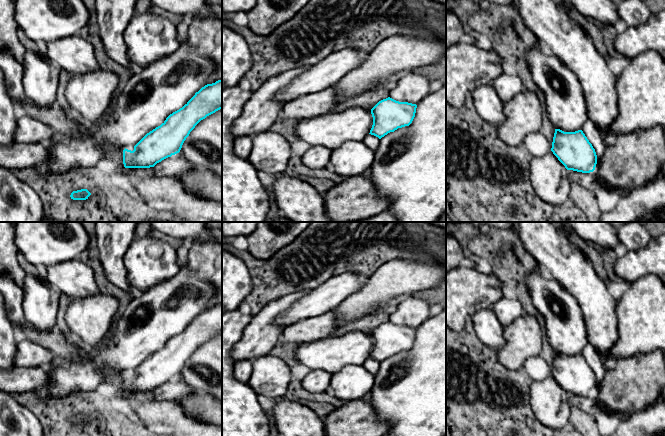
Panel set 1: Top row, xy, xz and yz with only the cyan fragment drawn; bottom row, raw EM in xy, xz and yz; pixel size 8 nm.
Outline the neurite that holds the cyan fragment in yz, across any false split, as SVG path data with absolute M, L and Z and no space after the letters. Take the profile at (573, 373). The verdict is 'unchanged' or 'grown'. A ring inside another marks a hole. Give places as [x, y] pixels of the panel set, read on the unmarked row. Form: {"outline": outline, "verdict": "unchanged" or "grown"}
{"outline": "M543 270L530 273L527 285L534 307L544 317L548 342L556 352L551 375L567 394L593 396L597 379L582 355L588 336L580 305Z", "verdict": "grown"}

